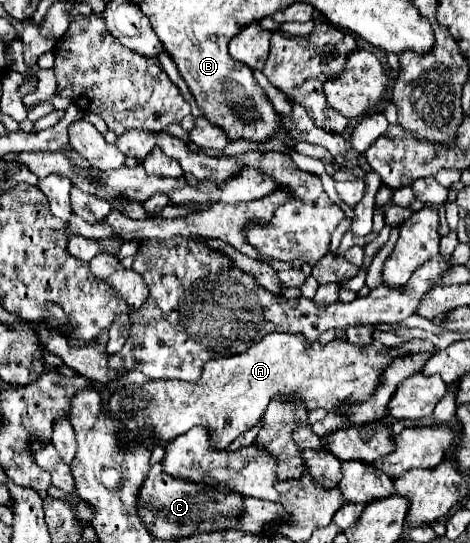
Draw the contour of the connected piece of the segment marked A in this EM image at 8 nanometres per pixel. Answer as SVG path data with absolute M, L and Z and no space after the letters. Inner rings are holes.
M269 334L265 338L261 338L257 344L253 344L247 352L243 354L235 354L229 358L215 358L211 362L207 362L203 366L203 374L197 382L183 382L183 380L149 380L145 384L127 384L123 388L119 388L107 404L107 410L113 412L113 416L119 414L131 414L131 418L125 420L125 416L121 416L123 426L129 432L139 434L145 426L151 426L151 436L161 436L163 442L173 440L179 434L185 434L189 428L193 426L203 426L209 430L211 434L211 444L213 448L227 448L239 434L247 432L251 426L255 426L263 414L265 414L265 406L269 404L269 398L273 398L275 394L291 394L297 392L301 400L305 400L307 410L319 408L323 406L327 412L331 412L333 408L341 406L347 398L353 396L355 402L363 402L365 398L369 398L369 394L383 382L383 370L395 360L395 358L405 358L405 356L413 356L413 354L435 354L435 346L427 340L409 340L405 344L401 344L401 348L391 348L387 354L383 354L385 346L379 340L373 340L373 344L369 348L365 346L355 346L349 340L343 338L335 338L329 344L319 344L313 342L311 348L305 348L305 336L303 334ZM135 414L151 414L151 418L145 420L137 420Z

